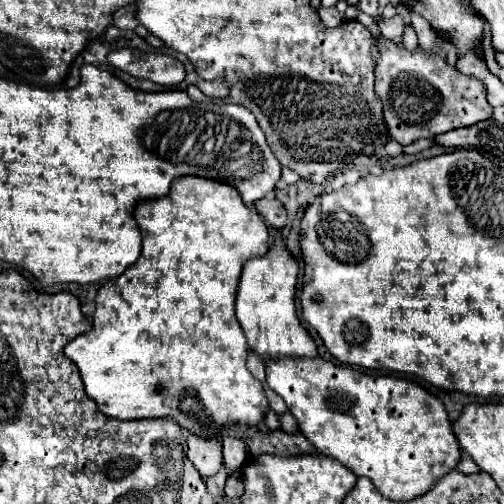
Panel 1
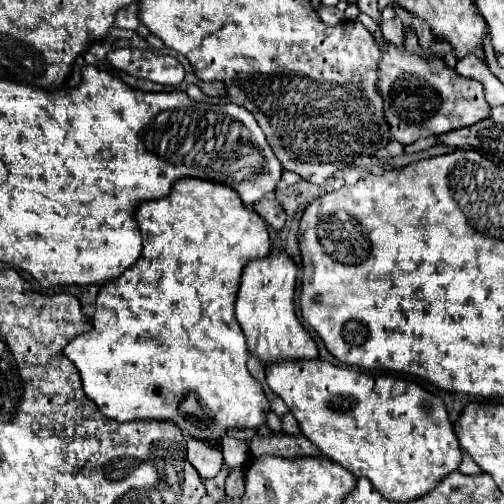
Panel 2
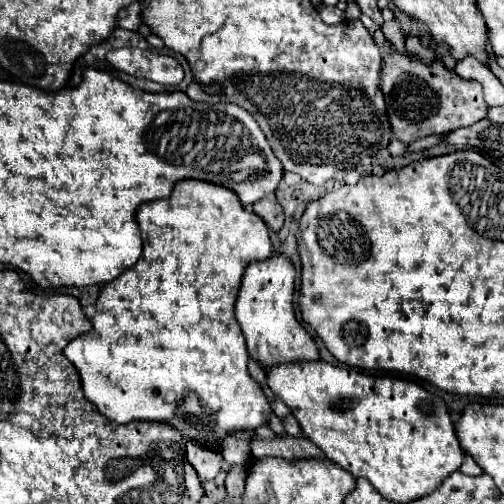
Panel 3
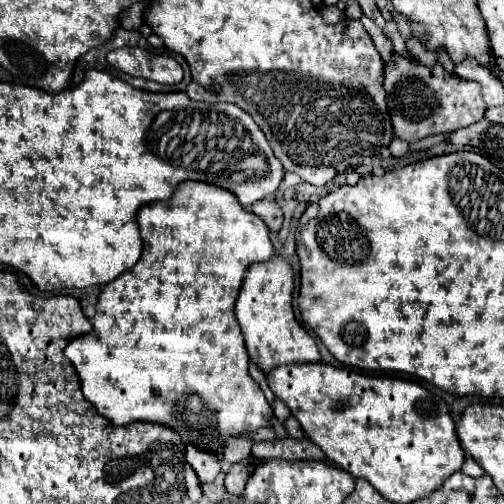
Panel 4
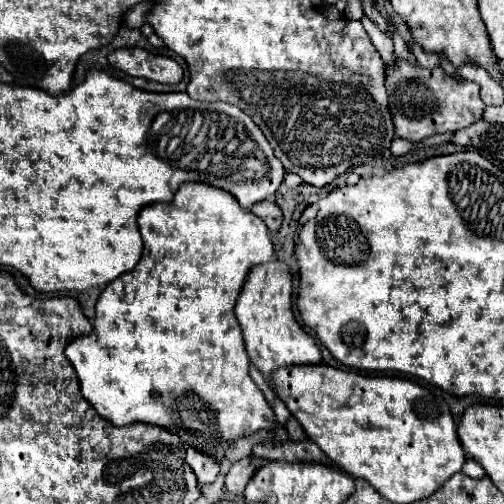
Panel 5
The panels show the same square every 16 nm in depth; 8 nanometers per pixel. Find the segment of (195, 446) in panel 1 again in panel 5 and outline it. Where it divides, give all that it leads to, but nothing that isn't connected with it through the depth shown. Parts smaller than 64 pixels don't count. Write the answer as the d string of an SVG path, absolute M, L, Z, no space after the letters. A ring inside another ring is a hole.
M186 448L186 464L188 464L188 466L192 468L192 472L196 474L198 486L212 484L212 482L216 480L218 472L220 472L220 466L218 466L212 458L208 458L208 456L196 452L194 448Z

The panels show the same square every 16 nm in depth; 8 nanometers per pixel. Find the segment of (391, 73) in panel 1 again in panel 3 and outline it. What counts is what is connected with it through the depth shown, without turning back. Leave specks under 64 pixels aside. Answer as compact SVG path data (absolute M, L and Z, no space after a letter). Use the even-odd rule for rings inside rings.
M392 48L390 56L382 60L382 90L386 94L386 110L392 124L392 134L398 140L404 142L416 142L420 138L432 136L432 134L448 134L464 126L472 126L474 122L482 120L488 112L488 106L482 98L482 86L474 80L464 80L456 76L454 72L448 72L440 62L434 62L432 66L422 64L416 56L400 54Z

